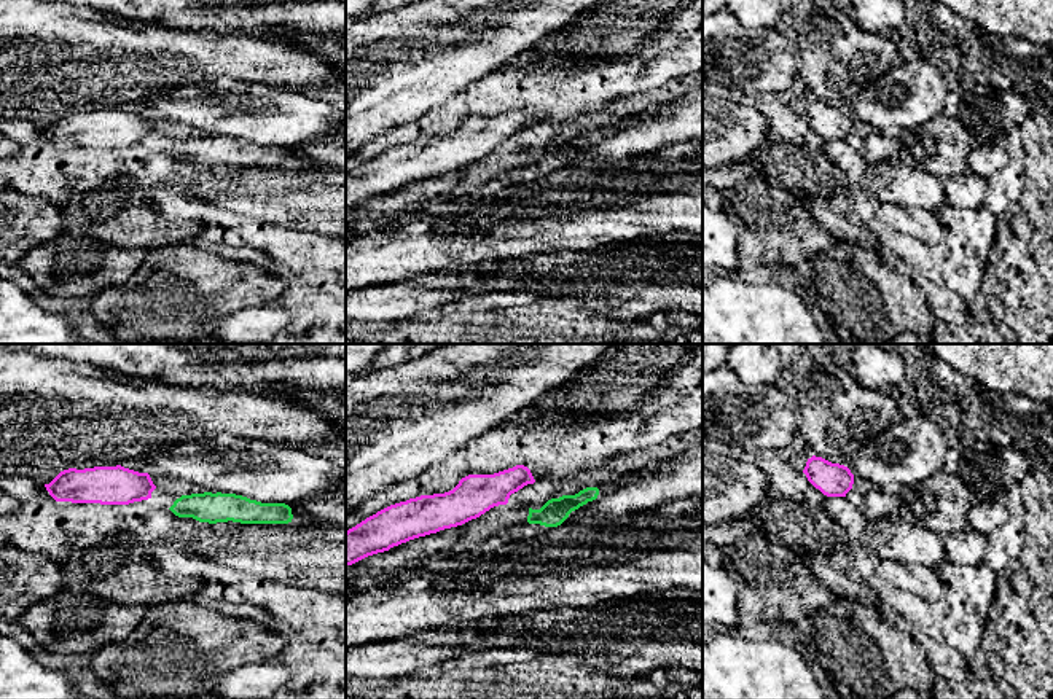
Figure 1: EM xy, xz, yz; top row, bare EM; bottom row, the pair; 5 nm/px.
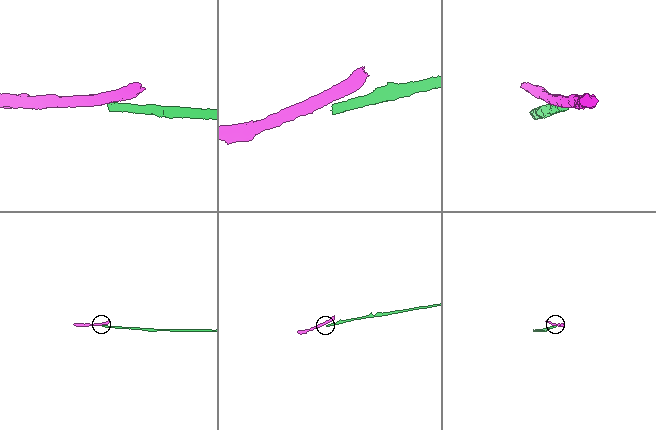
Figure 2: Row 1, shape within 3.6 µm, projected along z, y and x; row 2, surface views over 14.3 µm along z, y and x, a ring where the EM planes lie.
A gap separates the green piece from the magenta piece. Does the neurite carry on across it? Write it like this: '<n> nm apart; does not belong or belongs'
110 nm apart; does not belong

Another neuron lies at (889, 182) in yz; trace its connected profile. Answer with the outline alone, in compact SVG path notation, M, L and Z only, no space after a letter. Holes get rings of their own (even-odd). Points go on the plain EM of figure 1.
M897 158L868 164L859 186L879 204L938 212L946 202L941 178Z

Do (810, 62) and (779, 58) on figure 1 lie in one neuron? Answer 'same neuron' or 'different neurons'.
different neurons

